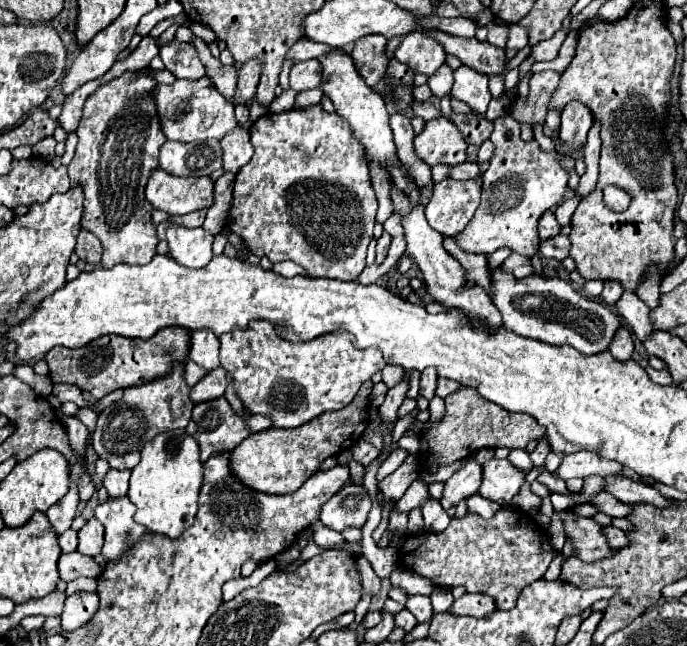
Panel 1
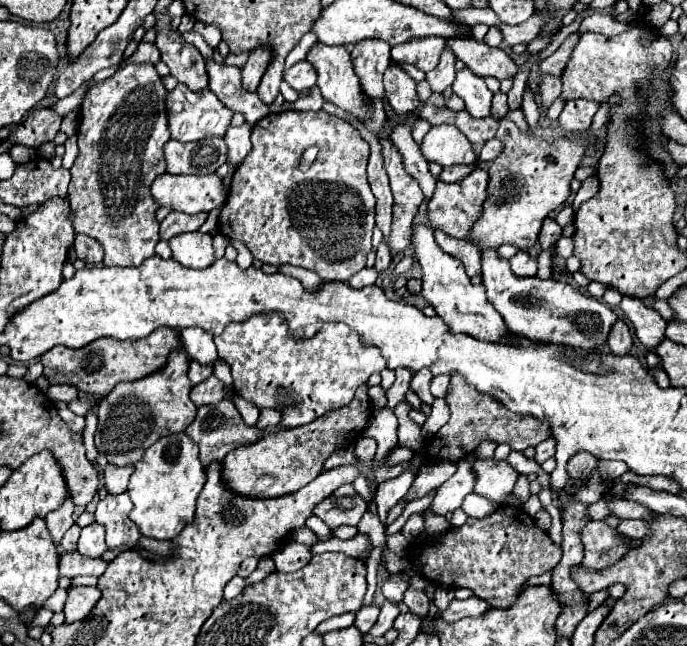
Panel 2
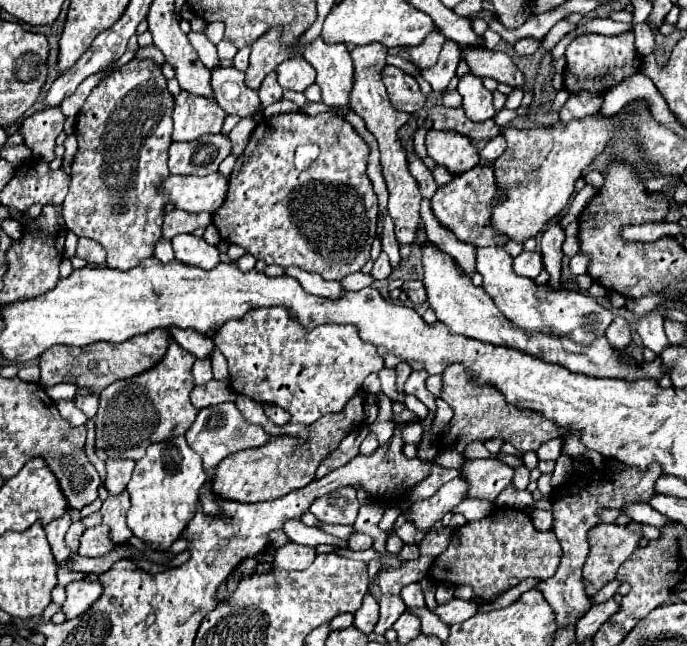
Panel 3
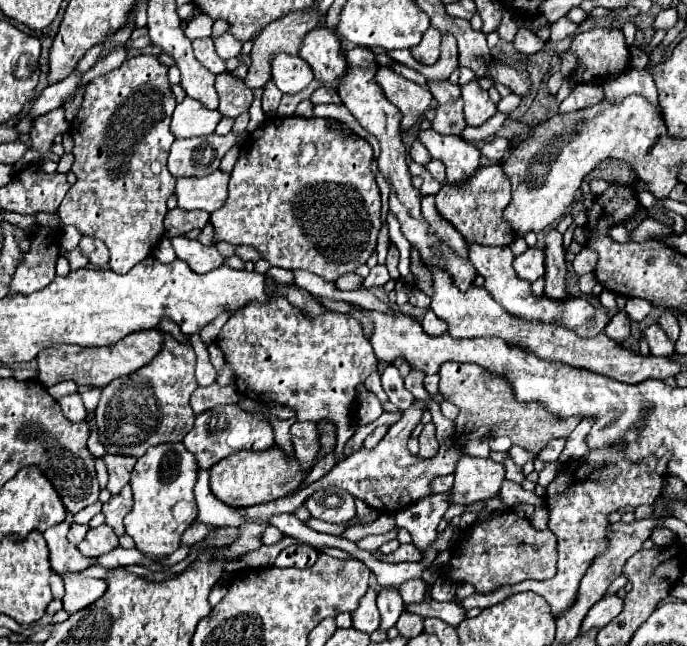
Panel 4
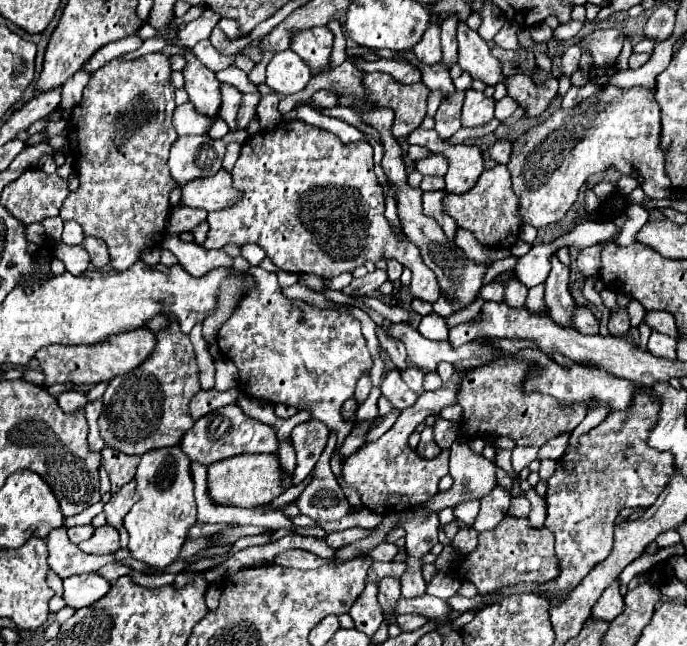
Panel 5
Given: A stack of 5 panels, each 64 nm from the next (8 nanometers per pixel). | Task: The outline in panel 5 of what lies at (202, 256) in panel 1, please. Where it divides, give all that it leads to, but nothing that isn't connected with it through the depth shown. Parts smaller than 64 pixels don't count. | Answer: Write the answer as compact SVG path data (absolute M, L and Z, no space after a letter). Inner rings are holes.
M166 236L160 246L170 250L182 268L196 278L214 268L232 268L232 258L224 250L204 250L194 242L182 242L178 236Z

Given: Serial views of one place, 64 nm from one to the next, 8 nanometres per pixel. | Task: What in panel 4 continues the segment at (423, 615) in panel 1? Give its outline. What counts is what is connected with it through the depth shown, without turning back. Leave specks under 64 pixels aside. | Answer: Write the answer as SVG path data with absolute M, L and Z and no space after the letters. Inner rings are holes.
M420 578L406 580L406 582L400 586L400 596L404 598L406 604L422 602L422 600L424 600L424 594L426 594L426 584L424 584L424 580L420 580Z

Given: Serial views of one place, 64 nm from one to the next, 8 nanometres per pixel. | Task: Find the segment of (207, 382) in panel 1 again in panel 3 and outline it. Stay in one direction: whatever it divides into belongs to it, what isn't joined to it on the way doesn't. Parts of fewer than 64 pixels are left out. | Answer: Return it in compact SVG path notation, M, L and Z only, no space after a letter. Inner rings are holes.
M210 380L206 386L196 386L190 394L192 404L196 410L208 408L208 406L216 406L222 402L234 402L238 398L238 394L232 390L230 384L220 382L220 380Z

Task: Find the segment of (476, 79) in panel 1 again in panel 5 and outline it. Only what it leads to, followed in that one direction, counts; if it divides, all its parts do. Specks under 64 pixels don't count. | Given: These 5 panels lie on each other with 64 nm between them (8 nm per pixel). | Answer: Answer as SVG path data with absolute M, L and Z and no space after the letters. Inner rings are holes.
M468 88L462 106L462 126L466 128L486 126L492 118L494 118L494 100L486 98L482 92Z

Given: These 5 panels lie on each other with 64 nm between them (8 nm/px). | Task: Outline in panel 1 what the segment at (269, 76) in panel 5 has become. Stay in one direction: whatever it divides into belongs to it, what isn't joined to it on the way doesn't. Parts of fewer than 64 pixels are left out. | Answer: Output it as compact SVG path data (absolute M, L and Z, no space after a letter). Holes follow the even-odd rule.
M304 60L296 62L290 70L290 88L296 92L318 88L322 84L322 68L318 60Z

